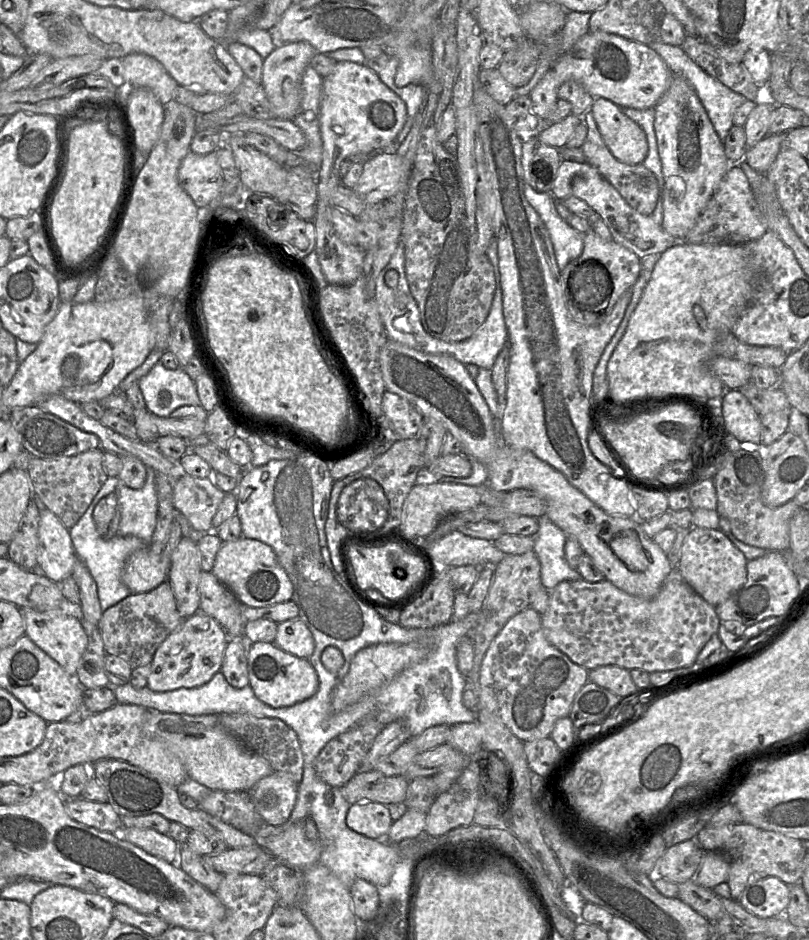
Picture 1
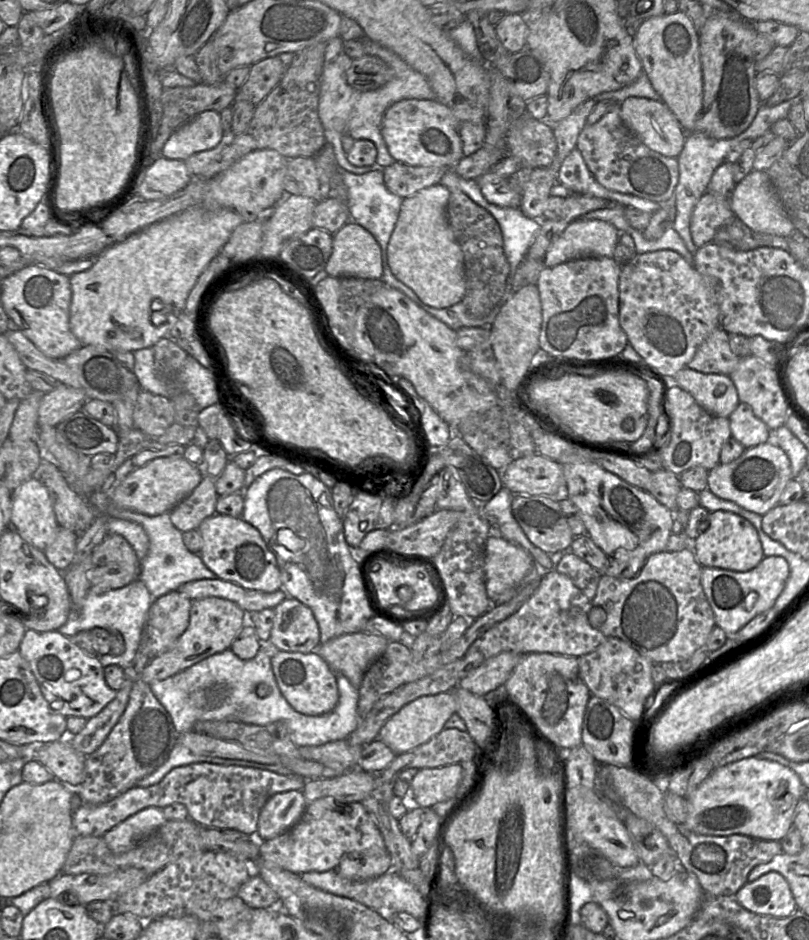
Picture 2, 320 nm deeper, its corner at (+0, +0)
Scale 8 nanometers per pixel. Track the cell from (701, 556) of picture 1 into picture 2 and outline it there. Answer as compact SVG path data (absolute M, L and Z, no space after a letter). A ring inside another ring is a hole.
M727 511L709 514L709 526L695 539L695 557L702 567L714 567L746 572L755 568L764 558L756 528L745 518Z

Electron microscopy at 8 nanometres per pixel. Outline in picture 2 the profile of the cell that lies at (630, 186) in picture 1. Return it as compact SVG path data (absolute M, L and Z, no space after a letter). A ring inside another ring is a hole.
M614 102L609 111L595 124L586 125L578 136L576 149L580 151L589 171L604 188L637 196L658 204L672 197L679 179L677 158L663 156L642 143L623 123L619 103Z

